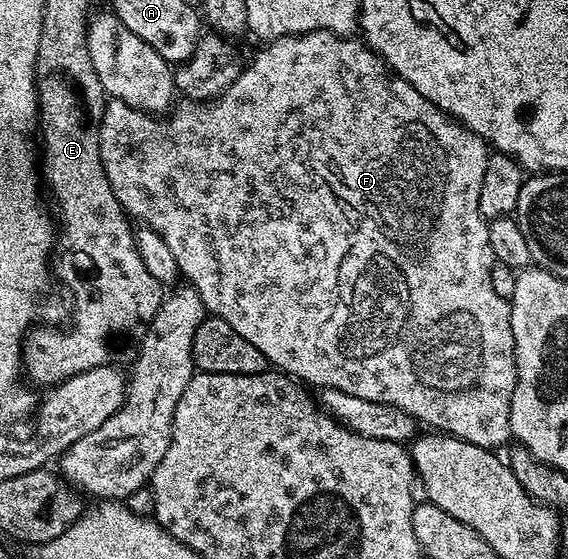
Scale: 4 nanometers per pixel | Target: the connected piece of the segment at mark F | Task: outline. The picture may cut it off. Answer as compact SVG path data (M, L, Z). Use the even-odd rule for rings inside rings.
M319 31L277 38L264 43L261 48L263 49L252 58L251 65L249 62L236 81L219 96L202 103L183 102L179 109L176 107L166 118L160 118L158 115L149 112L142 112L133 106L125 106L125 102L120 100L108 99L104 103L103 117L99 127L101 162L105 166L105 174L109 178L109 186L113 190L117 202L132 221L152 228L165 240L173 258L177 258L177 266L182 279L195 288L206 311L212 316L229 322L229 326L233 330L237 330L237 334L241 334L241 338L253 342L253 346L257 346L257 350L261 350L261 354L265 354L268 365L274 366L278 371L302 382L304 385L316 384L316 389L319 390L336 388L345 394L353 394L353 398L369 398L369 402L381 402L389 406L397 406L397 410L405 410L405 414L409 414L420 425L428 424L431 427L428 429L434 430L436 433L456 436L459 440L473 442L473 446L492 450L499 450L499 447L502 449L511 436L509 410L517 382L517 362L515 361L515 347L513 346L511 305L508 300L501 298L501 294L497 294L497 290L493 290L491 268L497 261L489 246L488 221L483 219L479 209L481 178L485 178L489 145L477 134L473 134L473 130L469 130L464 124L460 124L451 116L446 116L441 109L433 106L433 102L429 102L429 98L417 94L417 90L408 80L401 80L394 75L392 69L383 63L383 57L371 51L362 39L335 36L331 32Z

